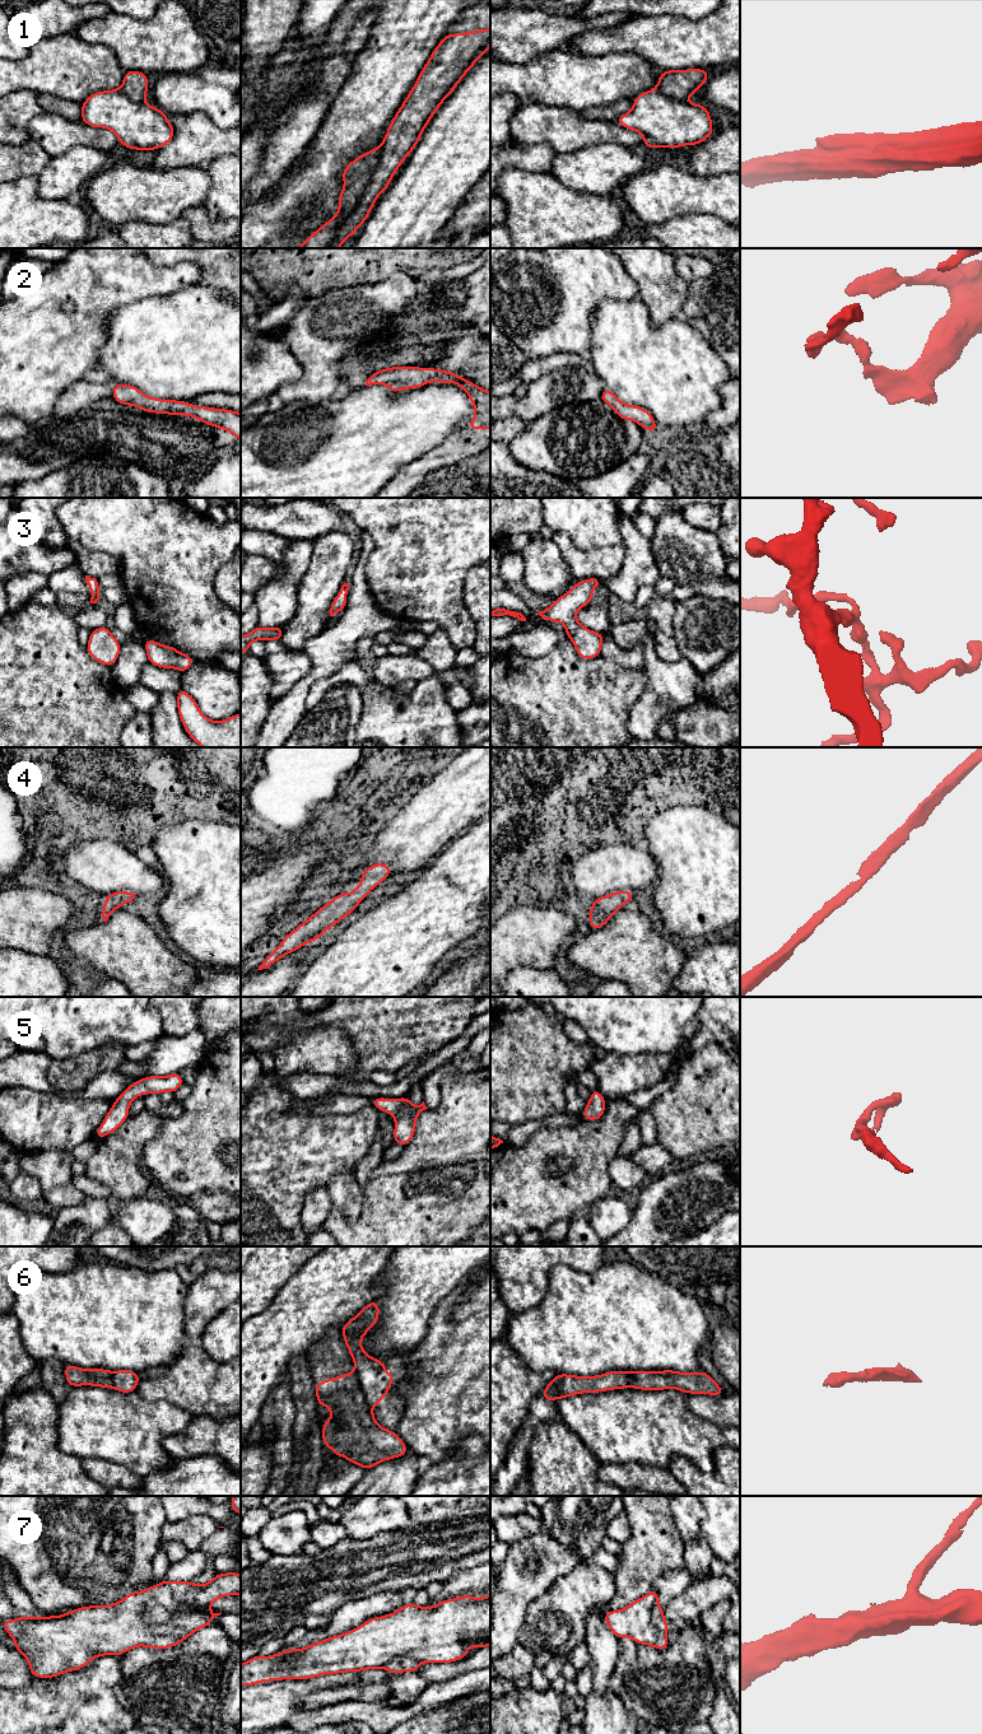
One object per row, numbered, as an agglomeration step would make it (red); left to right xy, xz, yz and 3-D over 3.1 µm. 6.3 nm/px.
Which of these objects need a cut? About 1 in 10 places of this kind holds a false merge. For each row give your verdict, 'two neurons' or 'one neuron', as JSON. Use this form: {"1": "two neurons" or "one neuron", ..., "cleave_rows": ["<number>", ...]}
{"1": "two neurons", "2": "one neuron", "3": "one neuron", "4": "one neuron", "5": "one neuron", "6": "two neurons", "7": "two neurons", "cleave_rows": ["1", "6", "7"]}

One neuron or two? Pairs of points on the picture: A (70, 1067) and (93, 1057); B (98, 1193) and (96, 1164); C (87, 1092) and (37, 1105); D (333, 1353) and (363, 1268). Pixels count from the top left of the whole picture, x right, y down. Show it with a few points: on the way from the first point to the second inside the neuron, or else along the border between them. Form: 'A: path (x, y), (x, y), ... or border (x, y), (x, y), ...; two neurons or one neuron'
A: path (75, 1067), (83, 1067), (88, 1062); one neuron
B: border (85, 1173), (101, 1182), (111, 1194); two neurons
C: border (74, 1096), (103, 1100); two neurons
D: border (339, 1327), (331, 1327), (313, 1343); two neurons

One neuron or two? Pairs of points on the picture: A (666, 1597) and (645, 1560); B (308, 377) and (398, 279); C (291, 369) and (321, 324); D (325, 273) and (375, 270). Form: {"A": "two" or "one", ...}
{"A": "two", "B": "one", "C": "two", "D": "one"}

